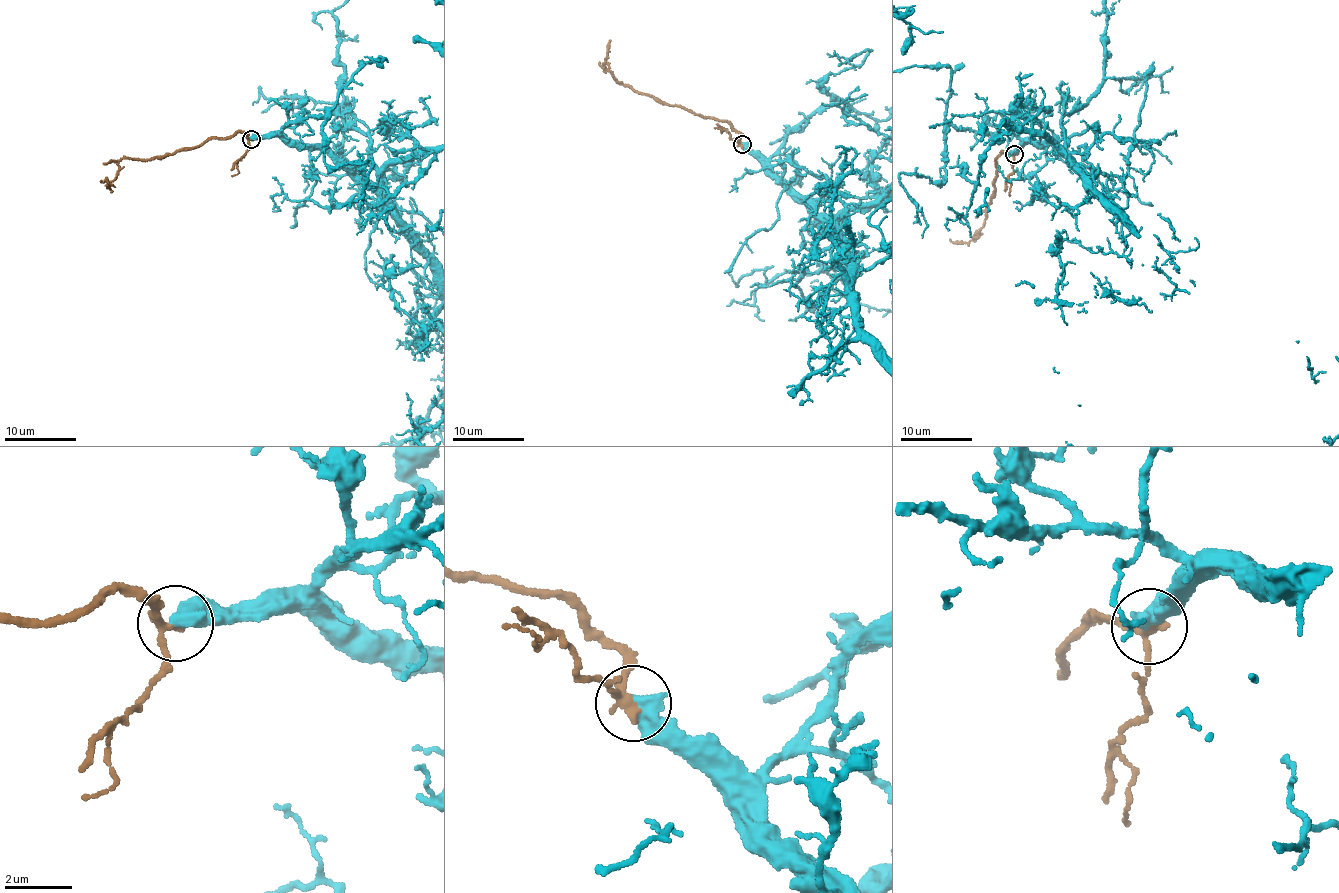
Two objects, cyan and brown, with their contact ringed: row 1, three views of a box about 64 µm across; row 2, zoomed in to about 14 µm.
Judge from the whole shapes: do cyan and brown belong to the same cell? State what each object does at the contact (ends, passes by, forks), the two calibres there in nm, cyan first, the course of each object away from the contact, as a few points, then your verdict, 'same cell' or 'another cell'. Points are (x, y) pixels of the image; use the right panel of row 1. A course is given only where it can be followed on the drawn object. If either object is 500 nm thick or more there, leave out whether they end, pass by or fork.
600/240 nm | brown via (1014, 154), (1004, 152), (996, 160), (993, 196), (986, 205), (978, 236), (968, 241), (950, 238) | another cell

